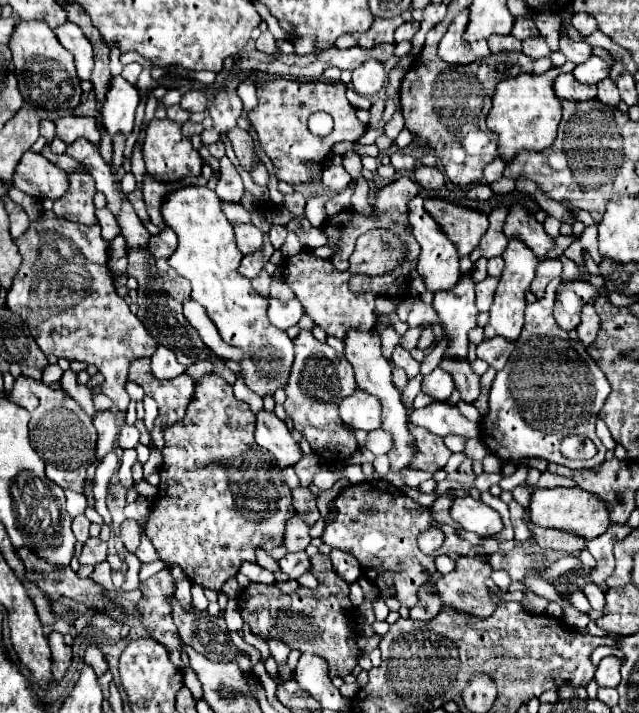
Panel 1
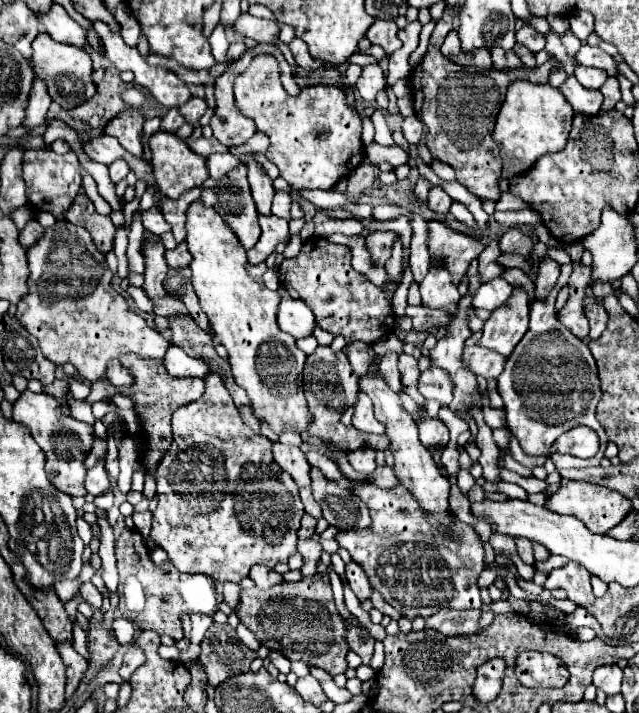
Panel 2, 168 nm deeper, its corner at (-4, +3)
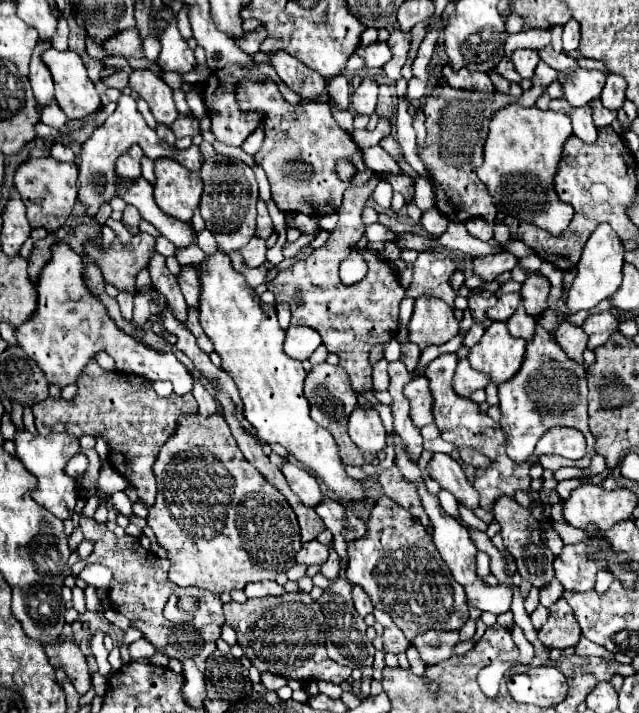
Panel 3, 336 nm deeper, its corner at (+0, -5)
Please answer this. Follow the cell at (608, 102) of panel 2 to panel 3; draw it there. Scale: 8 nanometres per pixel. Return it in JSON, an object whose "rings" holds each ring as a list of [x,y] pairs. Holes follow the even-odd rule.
{"rings":[[[599,98],[591,100],[589,106],[593,108],[593,122],[595,122],[597,128],[605,128],[605,126],[609,126],[609,124],[617,118],[617,112],[615,112],[615,110],[607,110],[607,108],[601,104]]]}

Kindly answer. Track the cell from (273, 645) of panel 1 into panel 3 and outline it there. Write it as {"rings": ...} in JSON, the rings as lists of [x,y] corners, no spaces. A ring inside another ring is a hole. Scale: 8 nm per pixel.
{"rings":[[[263,672],[263,674],[261,674],[261,684],[263,684],[267,690],[275,690],[275,692],[277,692],[281,686],[287,684],[287,678],[283,678],[283,676],[279,676],[279,674]]]}

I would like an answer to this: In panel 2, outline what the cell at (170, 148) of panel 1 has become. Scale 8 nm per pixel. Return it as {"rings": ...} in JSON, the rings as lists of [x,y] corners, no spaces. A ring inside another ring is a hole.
{"rings":[[[155,132],[149,140],[149,148],[153,152],[153,176],[155,182],[159,186],[159,192],[171,200],[177,200],[183,192],[201,186],[207,178],[209,178],[209,170],[205,166],[205,158],[201,158],[199,154],[195,154],[177,134],[169,134],[169,132]]]}

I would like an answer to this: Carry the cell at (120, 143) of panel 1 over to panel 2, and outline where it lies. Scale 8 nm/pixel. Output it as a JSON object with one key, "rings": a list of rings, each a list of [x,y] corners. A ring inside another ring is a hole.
{"rings":[[[115,160],[111,166],[109,166],[109,178],[113,184],[119,184],[125,176],[127,176],[129,168],[125,164],[125,160]]]}

